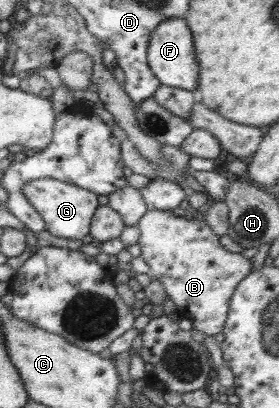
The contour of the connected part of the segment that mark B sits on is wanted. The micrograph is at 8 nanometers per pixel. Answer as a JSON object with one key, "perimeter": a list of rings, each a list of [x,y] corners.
{"perimeter":[[[146,210],[136,225],[140,229],[137,244],[140,245],[141,256],[150,267],[147,274],[153,280],[160,280],[167,296],[177,306],[178,316],[192,320],[193,328],[207,337],[215,337],[223,332],[233,292],[237,284],[253,271],[252,259],[247,260],[240,253],[226,251],[220,243],[219,236],[208,223],[190,215],[183,217],[174,215],[172,211]]]}

